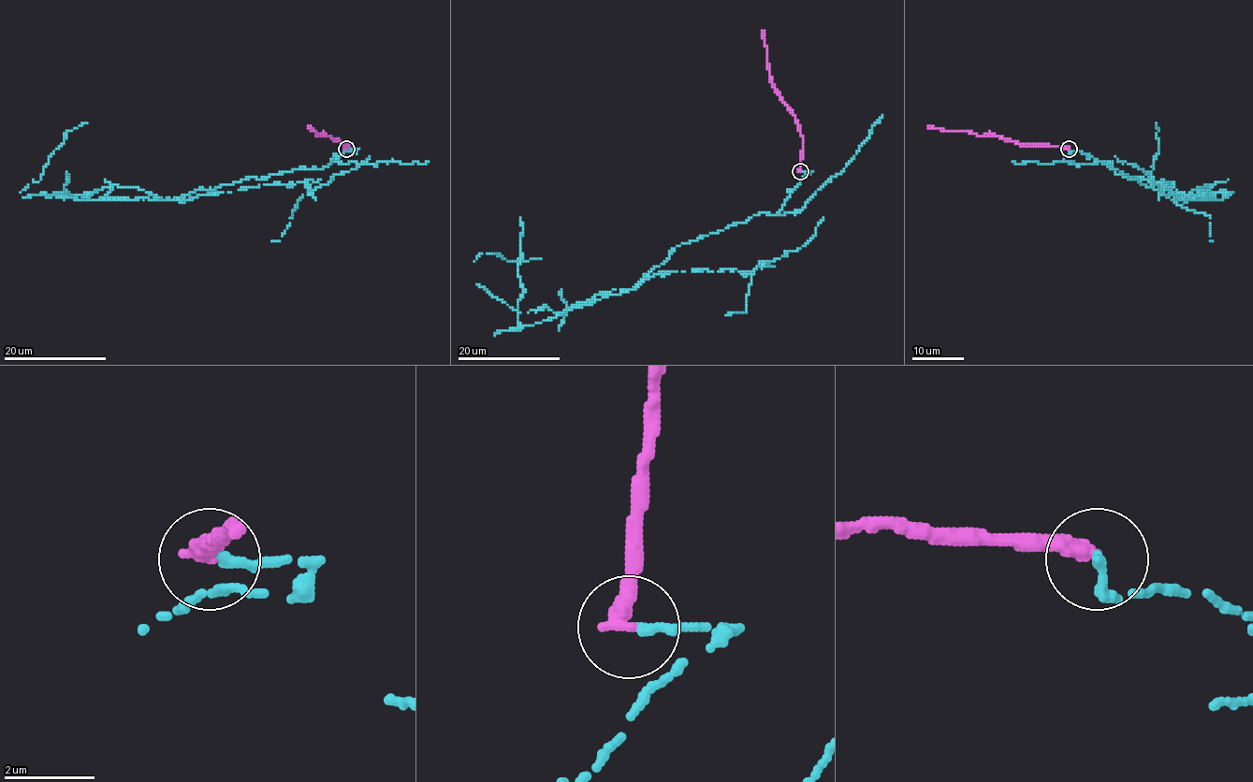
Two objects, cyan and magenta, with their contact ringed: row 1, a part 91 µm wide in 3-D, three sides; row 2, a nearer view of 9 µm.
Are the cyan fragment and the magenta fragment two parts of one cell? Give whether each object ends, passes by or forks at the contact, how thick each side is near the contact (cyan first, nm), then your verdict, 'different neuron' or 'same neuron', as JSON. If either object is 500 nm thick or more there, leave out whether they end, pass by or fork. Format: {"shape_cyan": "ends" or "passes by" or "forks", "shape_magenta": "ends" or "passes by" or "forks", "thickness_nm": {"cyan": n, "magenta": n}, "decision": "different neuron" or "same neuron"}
{"shape_cyan": "ends", "shape_magenta": "ends", "thickness_nm": {"cyan": 220, "magenta": 360}, "decision": "different neuron"}

